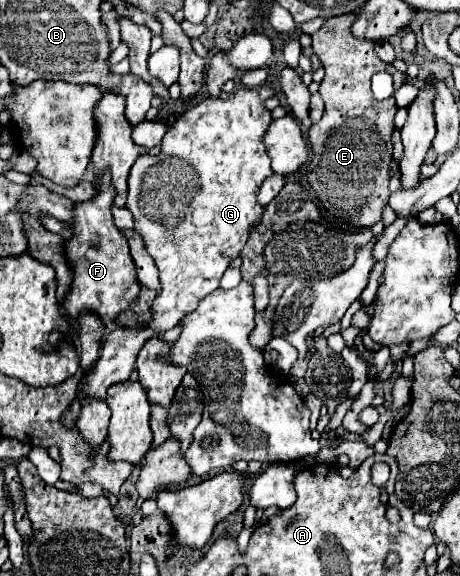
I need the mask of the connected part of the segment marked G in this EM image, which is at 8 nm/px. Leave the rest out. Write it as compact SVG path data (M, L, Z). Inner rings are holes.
M262 84L256 88L236 88L228 100L212 100L206 98L186 110L178 122L166 132L162 140L162 150L158 156L140 156L130 170L130 192L128 192L128 210L134 216L136 230L146 242L148 254L154 258L156 268L160 270L162 290L150 304L150 320L138 322L134 328L120 326L108 332L100 360L90 372L84 372L80 378L80 388L90 398L106 398L106 390L112 384L124 382L130 378L134 370L134 362L142 346L150 338L162 336L166 330L174 328L204 294L210 294L220 286L220 278L224 270L230 266L234 258L240 256L248 234L256 228L264 208L256 202L256 190L266 178L273 174L270 158L266 154L266 146L262 142L268 126L272 124L270 110L264 106L268 98L276 92L270 84Z

